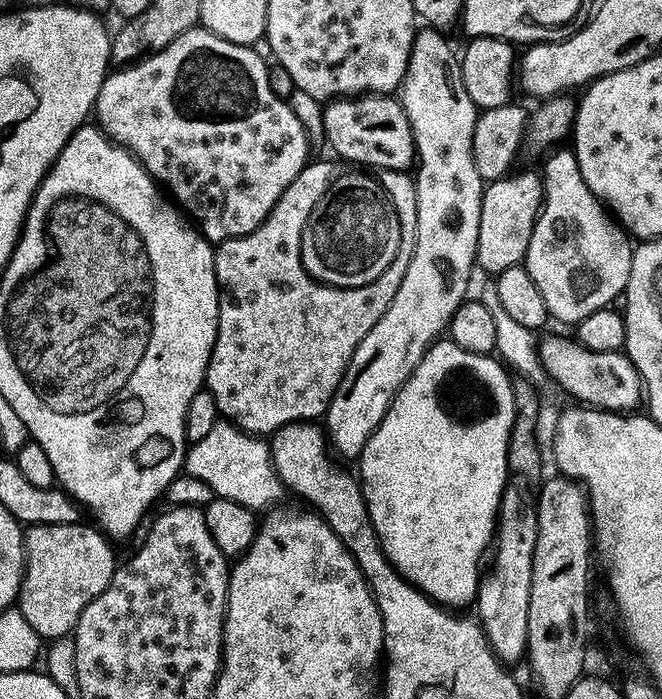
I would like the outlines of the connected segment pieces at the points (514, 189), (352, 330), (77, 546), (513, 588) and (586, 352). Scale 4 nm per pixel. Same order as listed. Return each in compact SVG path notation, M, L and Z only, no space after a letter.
M536 171L516 175L509 174L502 180L491 181L484 190L476 263L490 272L488 274L519 268L527 261L534 226L544 211L544 181L541 173Z
M309 163L308 167L302 170L302 174L298 174L298 178L294 178L294 182L290 182L290 190L286 190L286 194L282 194L278 206L274 206L274 210L266 218L266 222L261 228L254 230L248 236L240 237L239 240L227 240L216 248L216 277L220 283L220 325L218 326L216 345L212 351L210 366L208 367L206 391L214 394L214 402L218 402L218 410L221 417L227 423L235 424L237 428L247 432L250 436L271 438L291 424L320 422L327 417L328 408L332 405L334 394L338 390L338 386L342 382L342 378L346 374L346 370L350 366L358 346L362 346L362 342L366 342L366 334L370 334L370 330L374 330L374 326L378 326L378 322L382 322L382 314L386 314L386 310L390 310L394 298L398 298L398 290L402 290L402 280L406 278L406 272L410 270L410 262L414 258L416 239L418 238L418 194L416 193L416 182L408 172L386 171L381 171L378 179L385 191L388 192L394 210L397 212L398 222L401 223L401 248L398 250L397 257L394 258L394 262L390 264L389 269L372 284L358 289L328 287L327 284L321 284L304 269L303 232L308 227L315 208L322 202L324 195L331 190L332 183L337 176L338 170L332 164Z
M83 523L66 526L38 526L28 528L24 537L24 581L20 587L18 607L20 613L34 626L41 641L55 642L71 637L78 622L90 606L110 586L118 567L113 541L95 527L84 528Z
M516 486L504 491L504 501L500 504L500 518L494 541L496 561L492 569L483 573L480 582L478 609L479 623L488 638L492 653L501 664L524 664L528 655L530 638L530 586L534 582L534 550L538 546L537 505Z
M548 336L539 343L540 360L547 377L587 407L612 414L628 414L644 400L643 380L636 364L624 352L596 352L575 339Z

